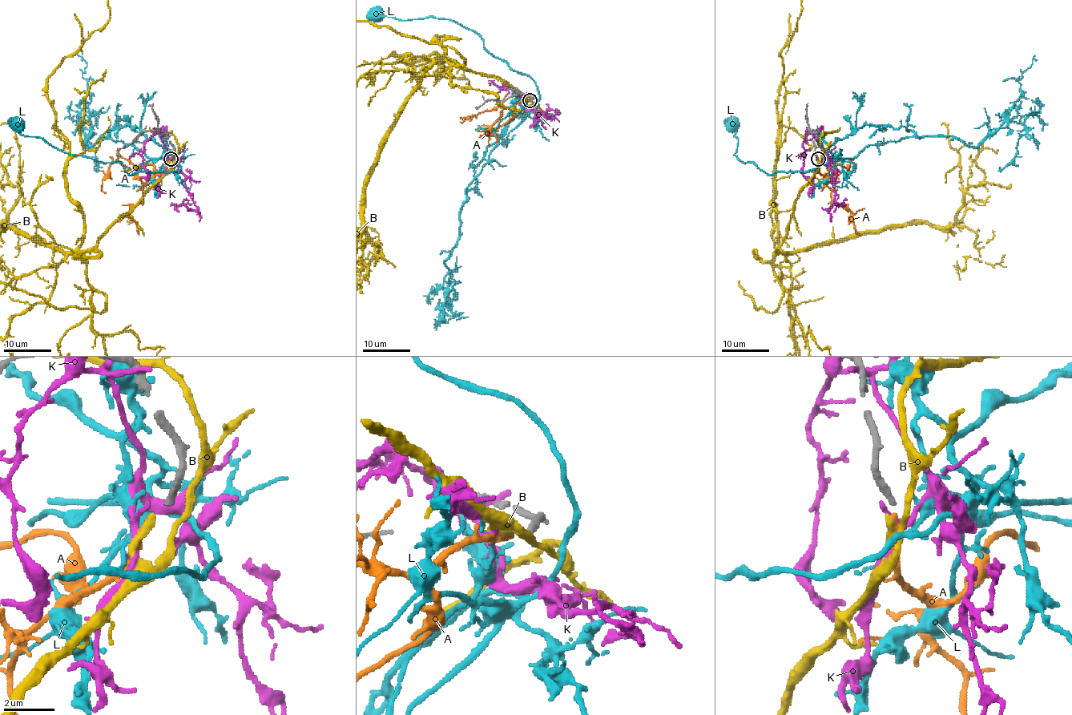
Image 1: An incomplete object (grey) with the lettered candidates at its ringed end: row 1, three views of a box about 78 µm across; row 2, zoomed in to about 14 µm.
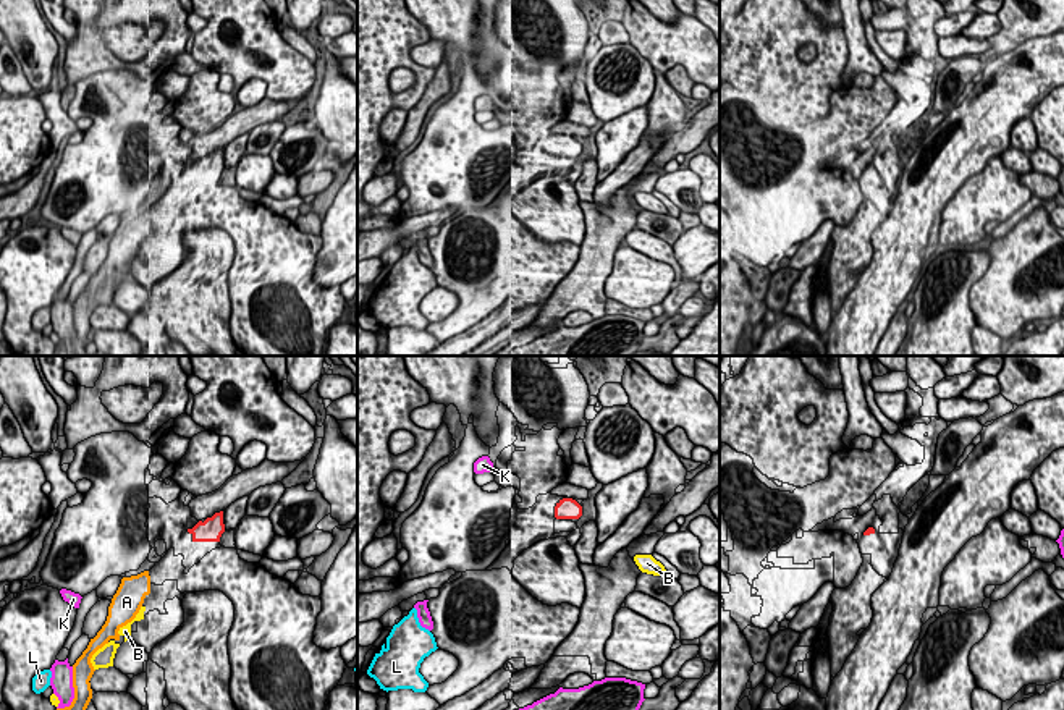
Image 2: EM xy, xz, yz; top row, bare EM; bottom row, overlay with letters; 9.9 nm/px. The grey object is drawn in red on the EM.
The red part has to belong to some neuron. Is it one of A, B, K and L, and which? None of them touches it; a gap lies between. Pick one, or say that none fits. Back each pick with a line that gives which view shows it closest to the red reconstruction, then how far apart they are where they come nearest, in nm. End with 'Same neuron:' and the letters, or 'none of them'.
B: view xz; gap 650 nm
Same neuron: B

